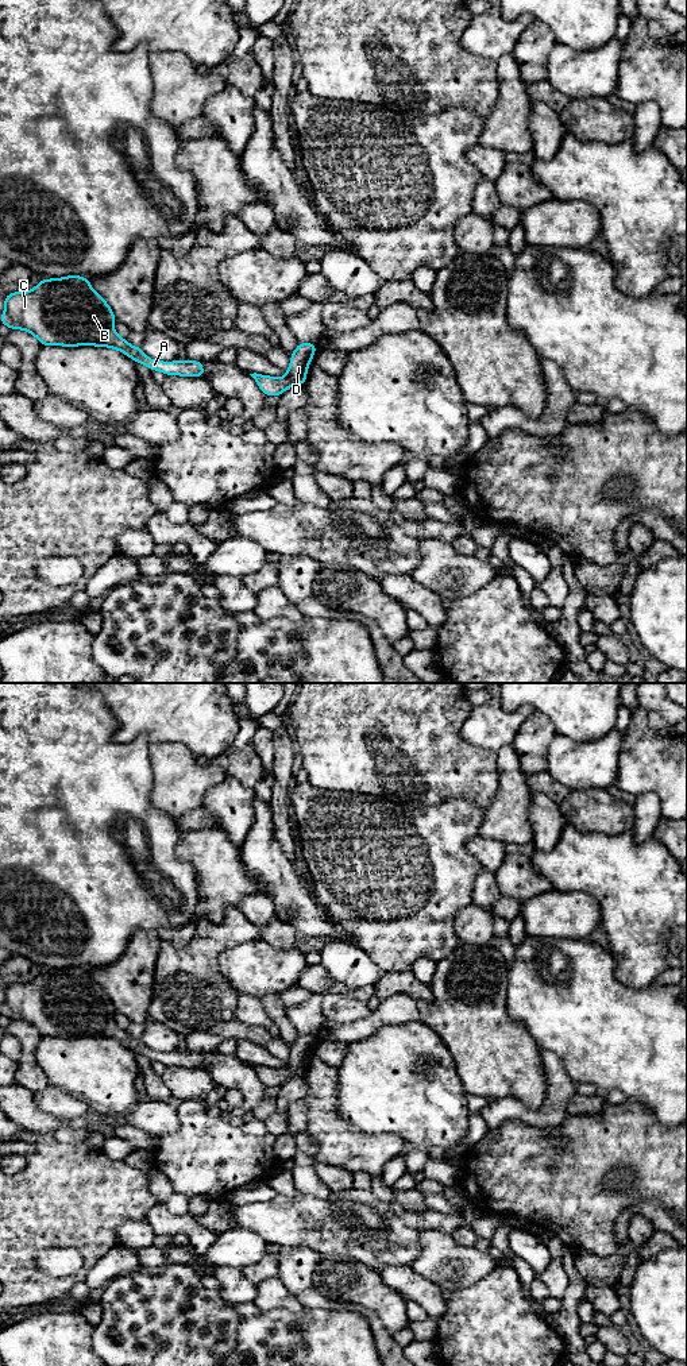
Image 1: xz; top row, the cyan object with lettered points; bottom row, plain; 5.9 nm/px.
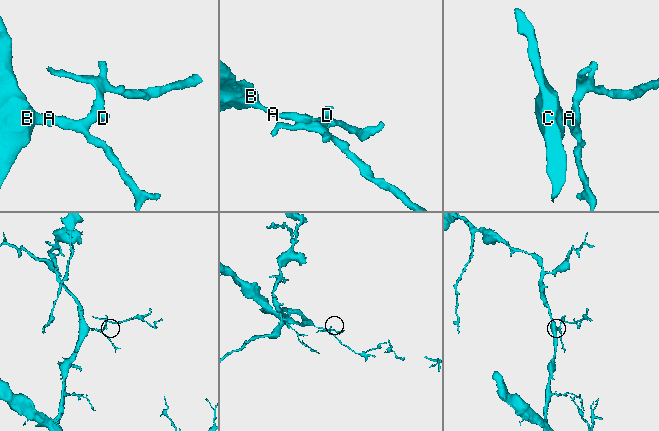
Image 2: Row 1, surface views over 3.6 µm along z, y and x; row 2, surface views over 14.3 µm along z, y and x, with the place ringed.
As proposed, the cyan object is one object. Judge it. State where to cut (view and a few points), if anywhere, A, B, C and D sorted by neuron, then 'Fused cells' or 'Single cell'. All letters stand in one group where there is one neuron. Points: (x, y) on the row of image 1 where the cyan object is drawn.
No split. Groups: A B C D. Single cell

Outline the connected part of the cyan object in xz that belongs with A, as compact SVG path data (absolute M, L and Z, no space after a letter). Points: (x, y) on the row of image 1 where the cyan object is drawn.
M80 275L42 279L30 292L4 298L1 324L32 333L42 346L97 346L119 350L134 362L166 375L204 377L202 362L150 359L113 329L117 321L111 306Z

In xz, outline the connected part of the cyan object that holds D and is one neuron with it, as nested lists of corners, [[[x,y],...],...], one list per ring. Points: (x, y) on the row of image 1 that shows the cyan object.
[[[300,343],[290,356],[290,366],[286,370],[285,377],[273,378],[270,375],[260,375],[256,373],[250,375],[266,395],[281,395],[290,386],[305,383],[308,367],[316,348],[316,344]]]

